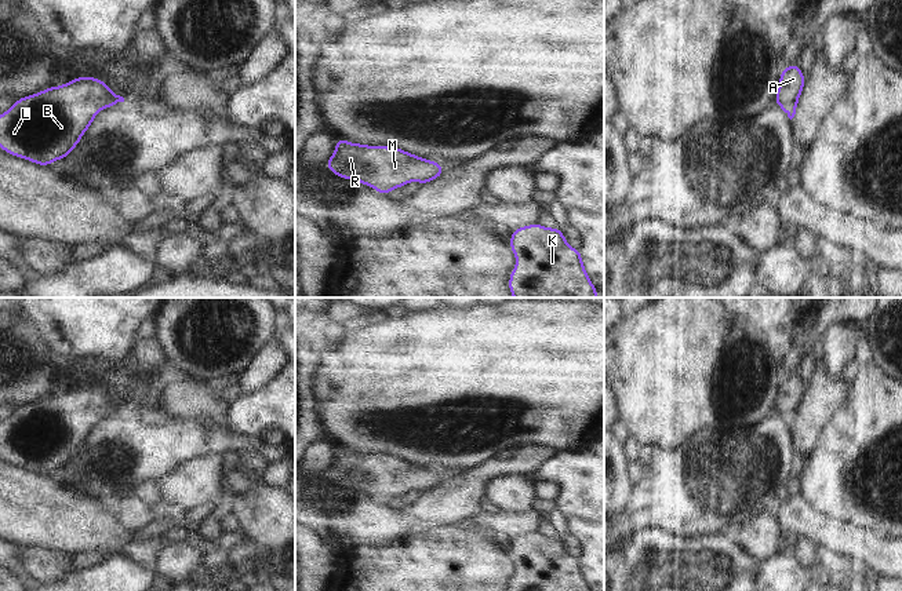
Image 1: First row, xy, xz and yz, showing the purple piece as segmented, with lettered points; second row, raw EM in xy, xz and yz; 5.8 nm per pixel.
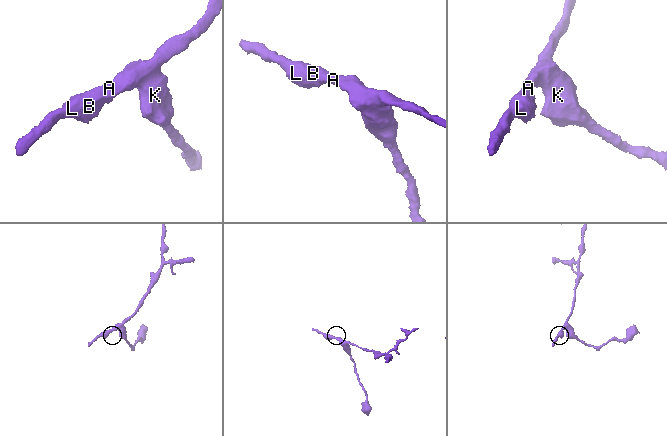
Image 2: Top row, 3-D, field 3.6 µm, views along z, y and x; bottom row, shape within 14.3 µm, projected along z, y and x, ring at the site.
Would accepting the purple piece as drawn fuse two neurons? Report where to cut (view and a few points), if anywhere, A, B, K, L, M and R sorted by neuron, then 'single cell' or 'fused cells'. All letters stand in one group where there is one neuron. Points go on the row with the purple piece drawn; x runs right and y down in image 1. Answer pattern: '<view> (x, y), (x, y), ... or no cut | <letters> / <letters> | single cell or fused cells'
no cut | A B K L M R | single cell

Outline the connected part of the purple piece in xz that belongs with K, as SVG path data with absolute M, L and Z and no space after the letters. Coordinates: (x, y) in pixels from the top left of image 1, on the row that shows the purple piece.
M539 223L512 230L516 267L508 287L513 298L597 298L581 249L568 245L561 229Z

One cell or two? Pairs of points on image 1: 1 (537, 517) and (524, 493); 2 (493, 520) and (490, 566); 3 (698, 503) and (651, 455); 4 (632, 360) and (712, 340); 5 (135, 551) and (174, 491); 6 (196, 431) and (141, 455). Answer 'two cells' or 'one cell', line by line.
1: two cells
2: two cells
3: one cell
4: one cell
5: two cells
6: one cell

